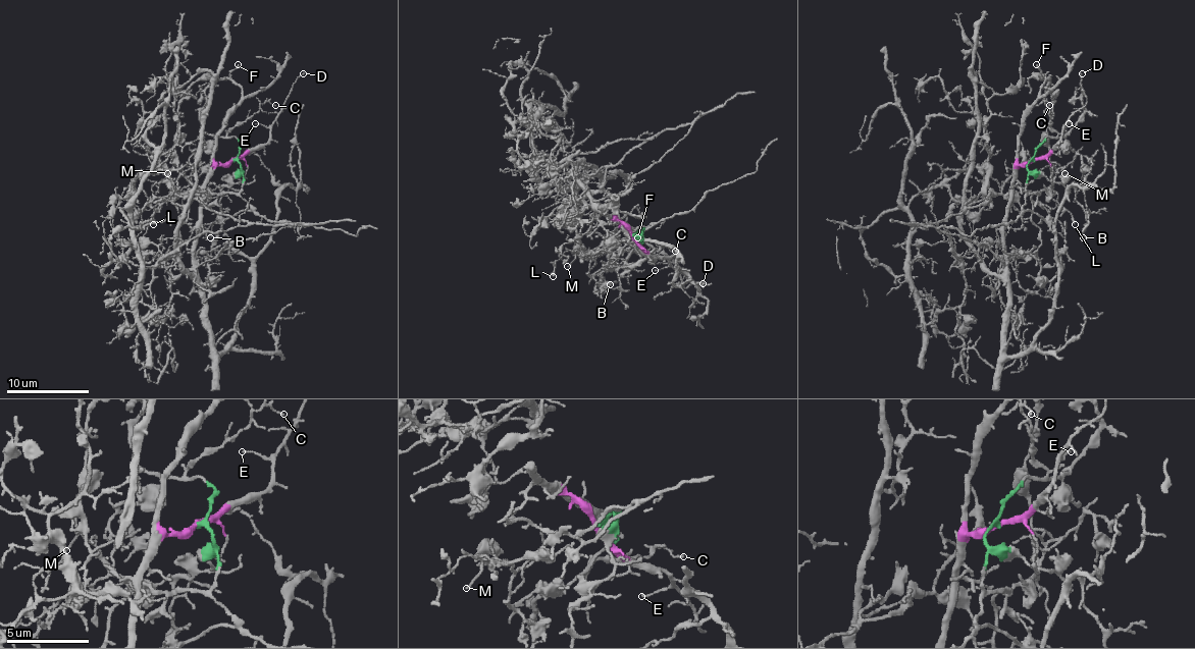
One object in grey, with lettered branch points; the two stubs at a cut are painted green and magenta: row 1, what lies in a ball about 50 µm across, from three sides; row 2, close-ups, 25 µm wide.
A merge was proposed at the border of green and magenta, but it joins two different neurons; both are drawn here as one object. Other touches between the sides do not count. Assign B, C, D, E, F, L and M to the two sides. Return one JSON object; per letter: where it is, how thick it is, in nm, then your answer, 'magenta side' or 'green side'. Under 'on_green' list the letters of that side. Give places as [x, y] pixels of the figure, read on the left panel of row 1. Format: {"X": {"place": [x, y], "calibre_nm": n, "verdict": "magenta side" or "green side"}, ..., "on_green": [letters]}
{"B": {"place": [210, 237], "calibre_nm": 100, "verdict": "green side"}, "C": {"place": [275, 105], "calibre_nm": 80, "verdict": "green side"}, "D": {"place": [303, 73], "calibre_nm": 120, "verdict": "magenta side"}, "E": {"place": [255, 123], "calibre_nm": 80, "verdict": "magenta side"}, "F": {"place": [238, 64], "calibre_nm": 140, "verdict": "magenta side"}, "L": {"place": [153, 224], "calibre_nm": 220, "verdict": "green side"}, "M": {"place": [167, 173], "calibre_nm": 100, "verdict": "green side"}, "on_green": ["B", "C", "L", "M"]}

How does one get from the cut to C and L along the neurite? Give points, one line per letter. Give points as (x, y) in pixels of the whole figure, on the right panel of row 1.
C: (1033, 159), (1041, 143), (1057, 134), (1051, 128), (1051, 116), (1045, 104), (1049, 106)
L: (1033, 159), (1027, 165), (1027, 192), (1039, 194), (1053, 185), (1049, 196), (1063, 208), (1074, 224)

